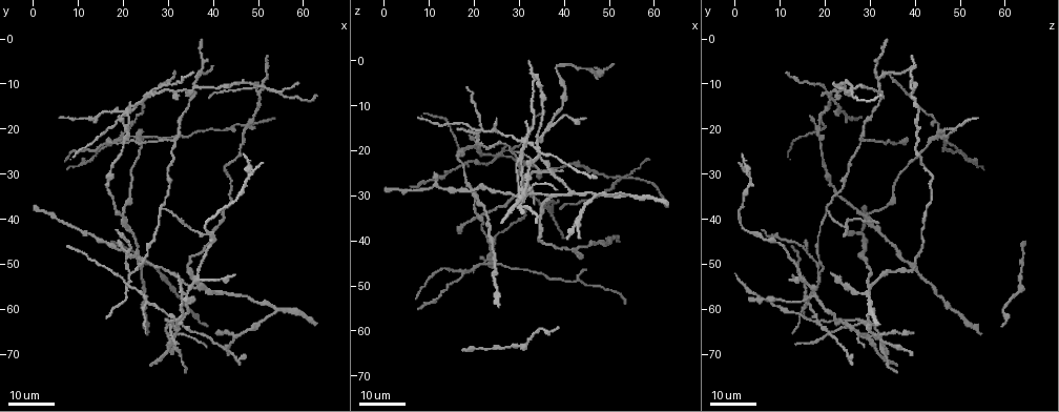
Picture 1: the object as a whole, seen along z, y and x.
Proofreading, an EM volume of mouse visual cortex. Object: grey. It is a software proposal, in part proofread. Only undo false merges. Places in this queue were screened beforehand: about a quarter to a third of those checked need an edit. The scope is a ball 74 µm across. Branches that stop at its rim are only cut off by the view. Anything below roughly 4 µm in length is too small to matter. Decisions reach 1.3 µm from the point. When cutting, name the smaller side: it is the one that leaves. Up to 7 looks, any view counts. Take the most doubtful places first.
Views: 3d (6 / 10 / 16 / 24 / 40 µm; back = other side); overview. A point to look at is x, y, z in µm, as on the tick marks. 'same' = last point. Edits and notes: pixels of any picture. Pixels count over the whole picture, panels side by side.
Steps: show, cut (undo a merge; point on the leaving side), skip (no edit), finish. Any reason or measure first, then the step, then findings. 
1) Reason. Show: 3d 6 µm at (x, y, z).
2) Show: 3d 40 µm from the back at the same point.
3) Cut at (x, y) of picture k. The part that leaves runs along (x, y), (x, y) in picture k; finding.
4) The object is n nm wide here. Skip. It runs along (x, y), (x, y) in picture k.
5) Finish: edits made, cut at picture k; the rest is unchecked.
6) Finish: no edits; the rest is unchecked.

Side arm on a straight run. Show: 3d 24 µm at (34.5, 42.0, 25.5).

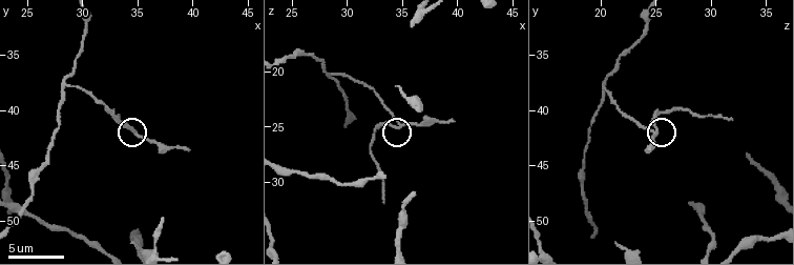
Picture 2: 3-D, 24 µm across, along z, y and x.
Show: 3d 6 µm at (34.2, 41.6, 25.0).

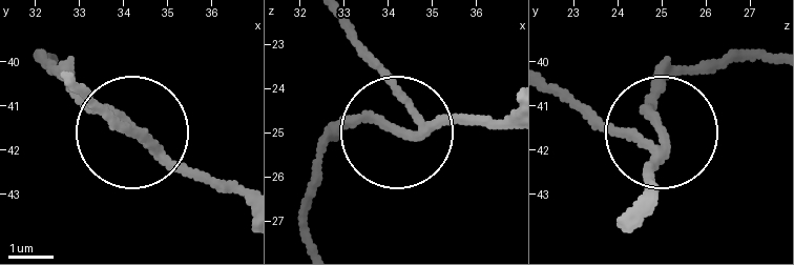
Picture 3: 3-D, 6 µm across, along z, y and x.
The side arm is 6 µm long. Skip. It runs along (347, 23), (399, 102), (406, 136), (508, 124) in picture 3; all the same cell.

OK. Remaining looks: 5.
Thin arm on a thick one. Show: 3d 16 µm at (31.5, 65.5, 29.0).

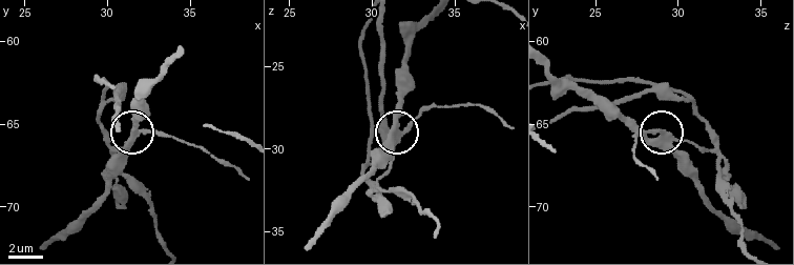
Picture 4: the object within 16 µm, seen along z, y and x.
Show: 3d 6 µm at (31.8, 65.7, 29.0).

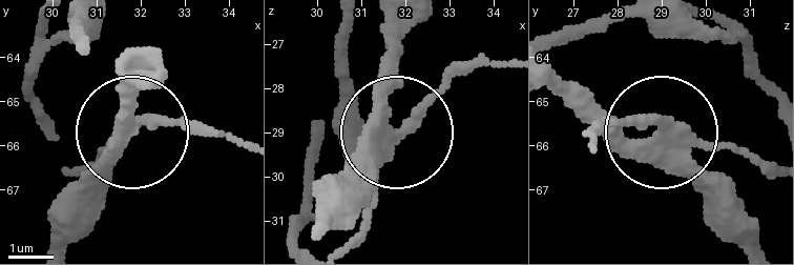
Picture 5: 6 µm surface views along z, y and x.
3 arms meet here. Cut at (739, 150) of picture 5. The part that leaves runs along (673, 142), (726, 142), (771, 164) in picture 5; two cells meet here.

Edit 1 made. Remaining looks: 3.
Show: overview.

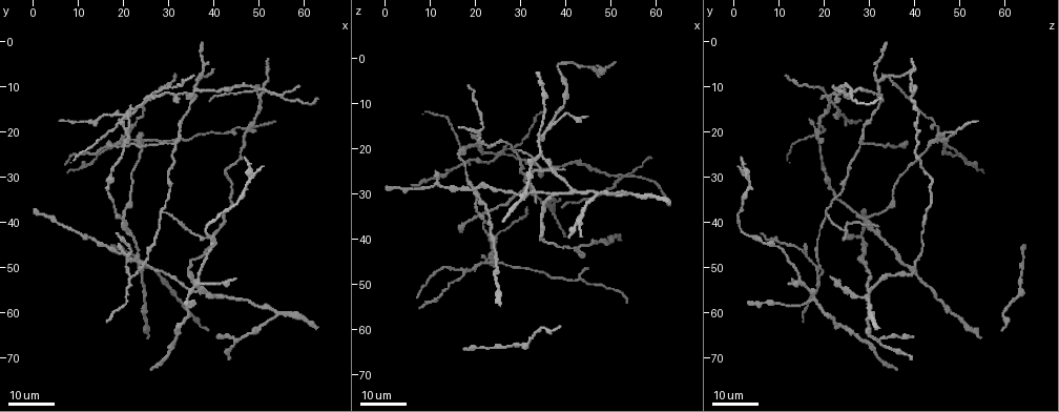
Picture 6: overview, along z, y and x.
Side arm on a straight run. Show: 3d 24 µm at (36.5, 8.5, 32.0).

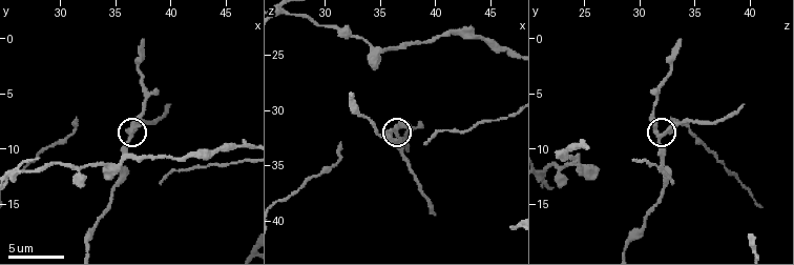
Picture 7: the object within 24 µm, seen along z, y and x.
Show: 3d 10 µm at (36.6, 8.8, 32.0).

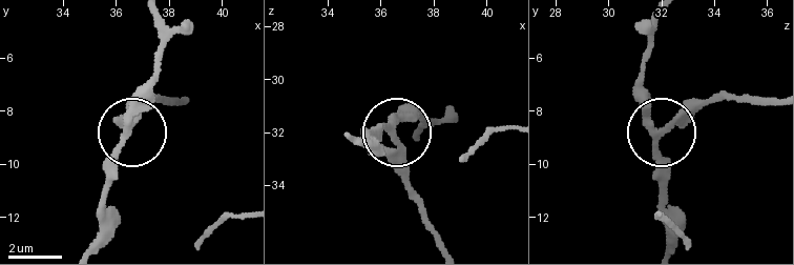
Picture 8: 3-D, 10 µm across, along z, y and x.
Skip. It runs along (668, 242), (668, 194), (656, 140), (713, 95) in picture 8; all the same cell.

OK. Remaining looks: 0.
Finish: edits made, cut at picture 5; the rest is unchecked.

